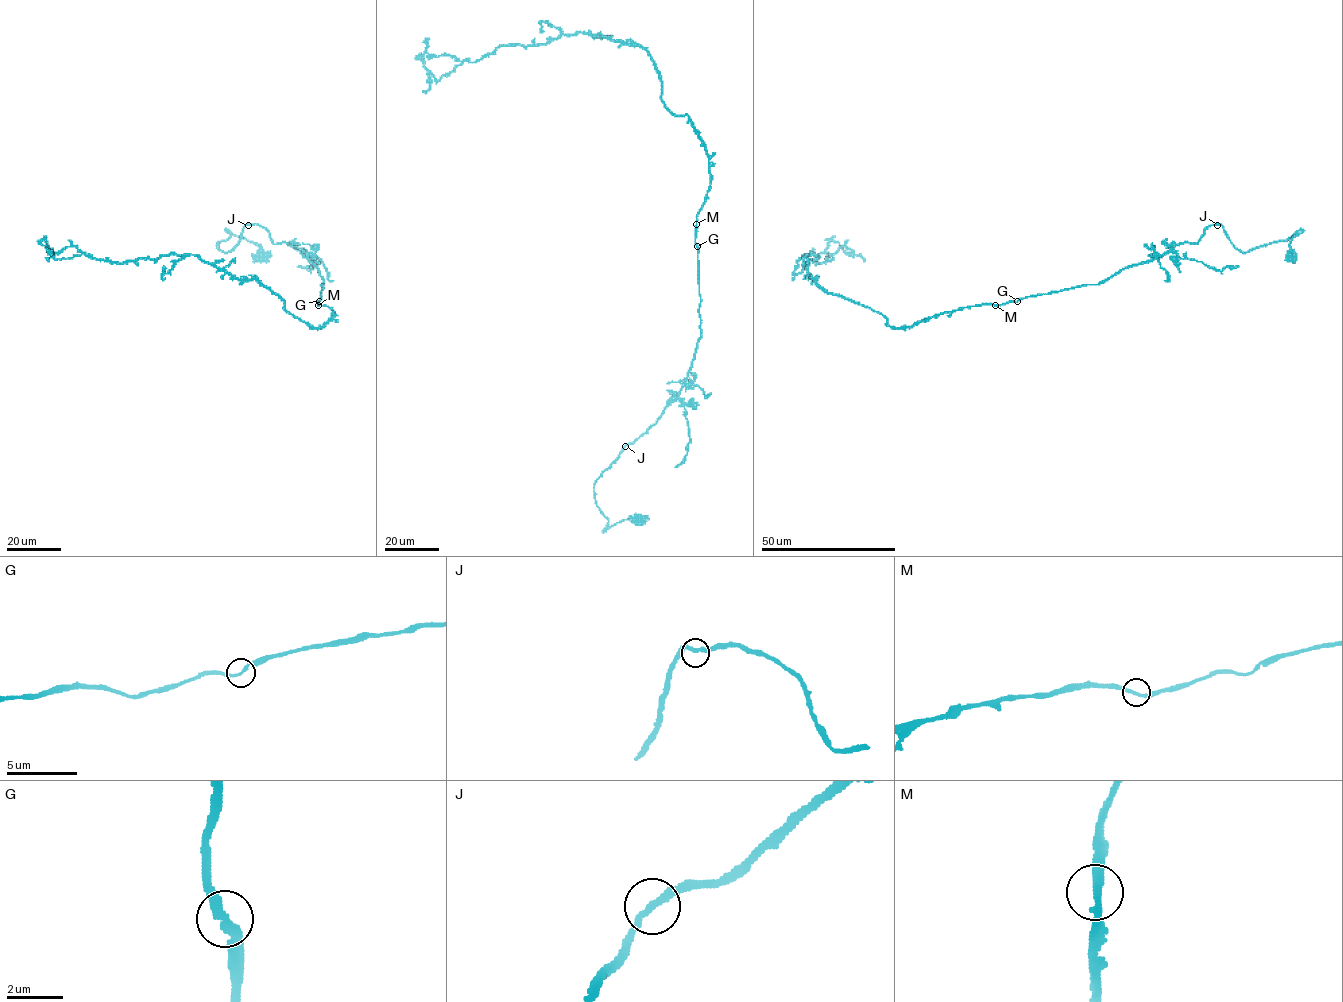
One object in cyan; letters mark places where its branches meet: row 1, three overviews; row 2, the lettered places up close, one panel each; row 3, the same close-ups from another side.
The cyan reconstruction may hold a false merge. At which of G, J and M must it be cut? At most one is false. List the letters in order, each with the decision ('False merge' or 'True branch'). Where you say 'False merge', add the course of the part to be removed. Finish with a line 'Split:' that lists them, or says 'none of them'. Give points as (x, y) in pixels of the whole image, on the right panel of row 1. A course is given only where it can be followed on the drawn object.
G: True branch
J: True branch
M: True branch
Split: none of them

